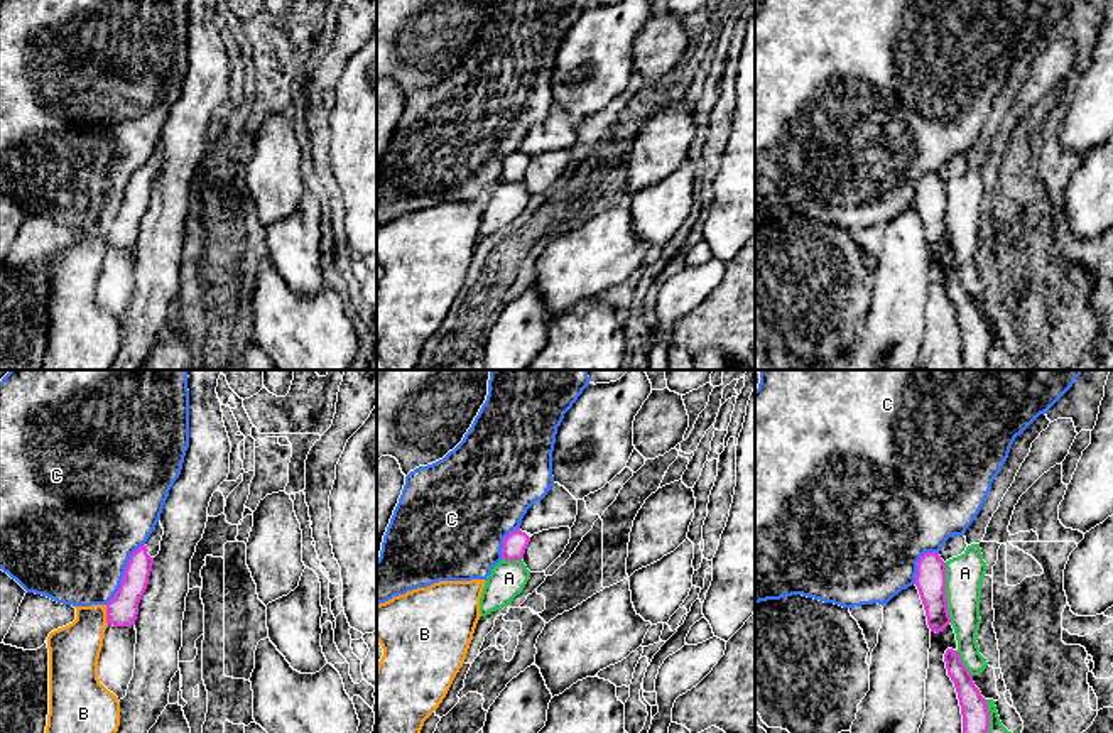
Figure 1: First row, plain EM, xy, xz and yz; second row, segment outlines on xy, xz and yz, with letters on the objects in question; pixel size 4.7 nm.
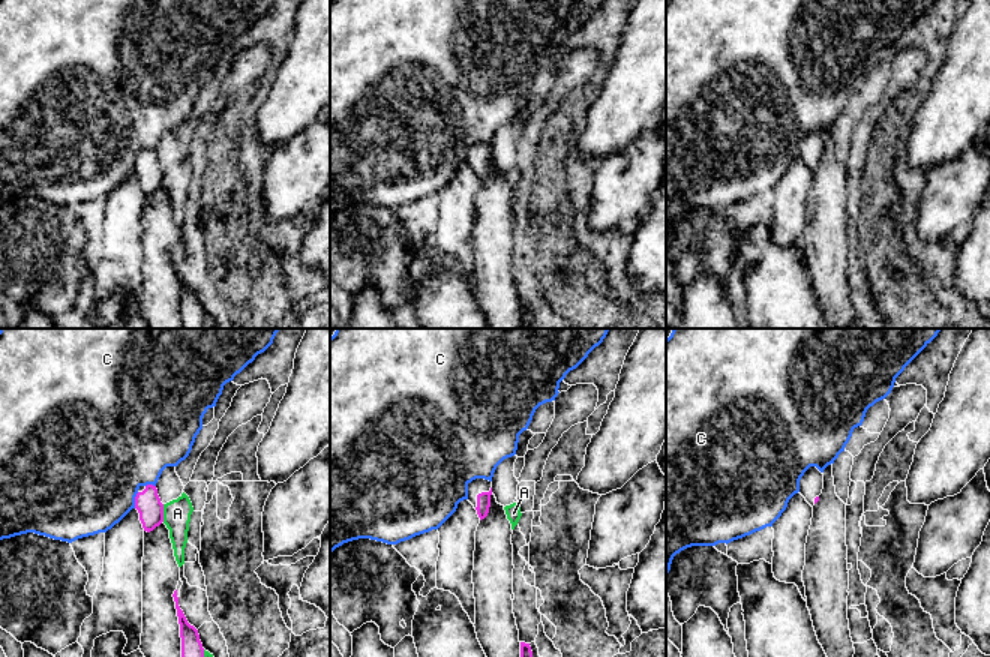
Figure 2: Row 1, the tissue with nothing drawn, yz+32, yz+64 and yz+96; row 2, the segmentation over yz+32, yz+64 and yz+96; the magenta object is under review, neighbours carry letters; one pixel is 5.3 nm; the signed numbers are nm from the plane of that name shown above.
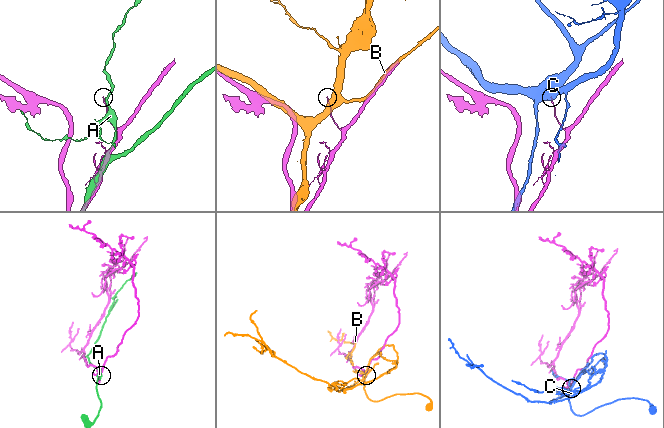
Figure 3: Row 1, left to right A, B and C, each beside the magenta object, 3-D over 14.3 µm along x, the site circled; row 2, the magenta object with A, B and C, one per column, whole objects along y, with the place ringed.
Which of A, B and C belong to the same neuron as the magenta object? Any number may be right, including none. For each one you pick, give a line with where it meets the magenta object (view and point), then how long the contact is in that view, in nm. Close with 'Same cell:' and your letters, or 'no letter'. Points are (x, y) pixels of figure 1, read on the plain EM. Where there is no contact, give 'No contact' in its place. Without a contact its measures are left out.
Same cell: no letter

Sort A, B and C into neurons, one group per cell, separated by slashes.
A / B / C

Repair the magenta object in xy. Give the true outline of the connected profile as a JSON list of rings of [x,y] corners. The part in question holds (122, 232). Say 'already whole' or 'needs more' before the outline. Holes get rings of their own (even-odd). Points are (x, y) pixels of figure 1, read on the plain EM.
needs more | [[[157,144],[147,164],[128,181],[123,201],[115,218],[106,225],[106,245],[113,248],[132,248],[138,236],[138,225],[147,211],[154,179],[160,172],[164,150]]]

